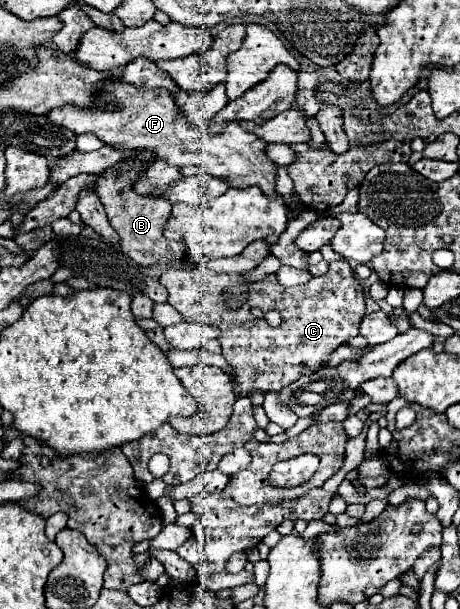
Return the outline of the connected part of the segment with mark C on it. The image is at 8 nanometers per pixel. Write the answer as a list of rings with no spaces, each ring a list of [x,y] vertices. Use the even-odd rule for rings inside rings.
[[[347,260],[331,262],[325,276],[295,288],[283,288],[275,274],[249,282],[243,276],[217,274],[205,266],[195,266],[191,270],[169,268],[161,274],[159,282],[167,288],[167,302],[177,308],[187,322],[205,322],[221,328],[217,340],[223,346],[225,360],[237,374],[237,396],[247,396],[251,390],[279,392],[279,388],[289,386],[303,374],[323,368],[337,346],[347,344],[349,338],[359,334],[359,320],[365,316],[363,288],[353,276],[353,268]],[[233,284],[243,284],[249,290],[241,308],[227,308],[223,294],[217,294],[217,290],[227,290]],[[271,308],[277,308],[283,316],[279,328],[271,328],[263,318],[263,312]]]

